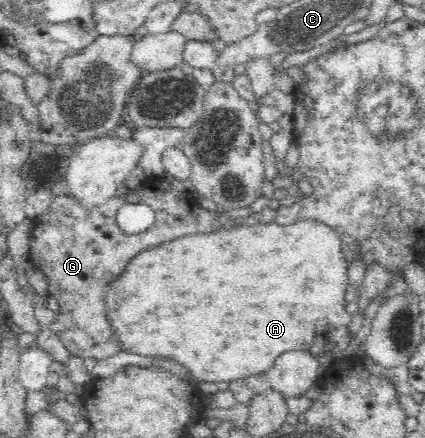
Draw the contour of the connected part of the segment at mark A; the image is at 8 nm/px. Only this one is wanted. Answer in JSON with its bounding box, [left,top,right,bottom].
[103,220,352,382]

